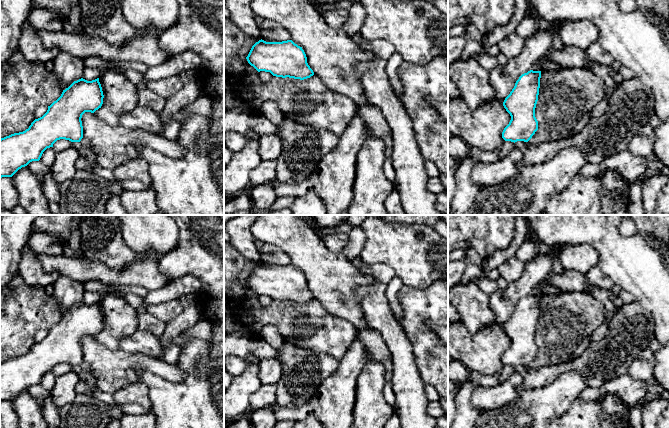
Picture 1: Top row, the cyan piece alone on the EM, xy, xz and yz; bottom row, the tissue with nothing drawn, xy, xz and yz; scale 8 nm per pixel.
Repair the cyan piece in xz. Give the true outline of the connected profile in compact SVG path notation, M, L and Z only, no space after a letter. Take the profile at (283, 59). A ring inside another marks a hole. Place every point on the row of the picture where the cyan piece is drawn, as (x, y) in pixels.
M261 39L252 46L246 59L258 72L270 72L276 77L304 80L314 75L304 50L292 40L266 42Z

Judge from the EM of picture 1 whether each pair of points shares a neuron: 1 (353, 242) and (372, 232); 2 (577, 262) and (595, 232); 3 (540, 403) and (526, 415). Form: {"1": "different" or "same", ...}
{"1": "different", "2": "different", "3": "same"}

